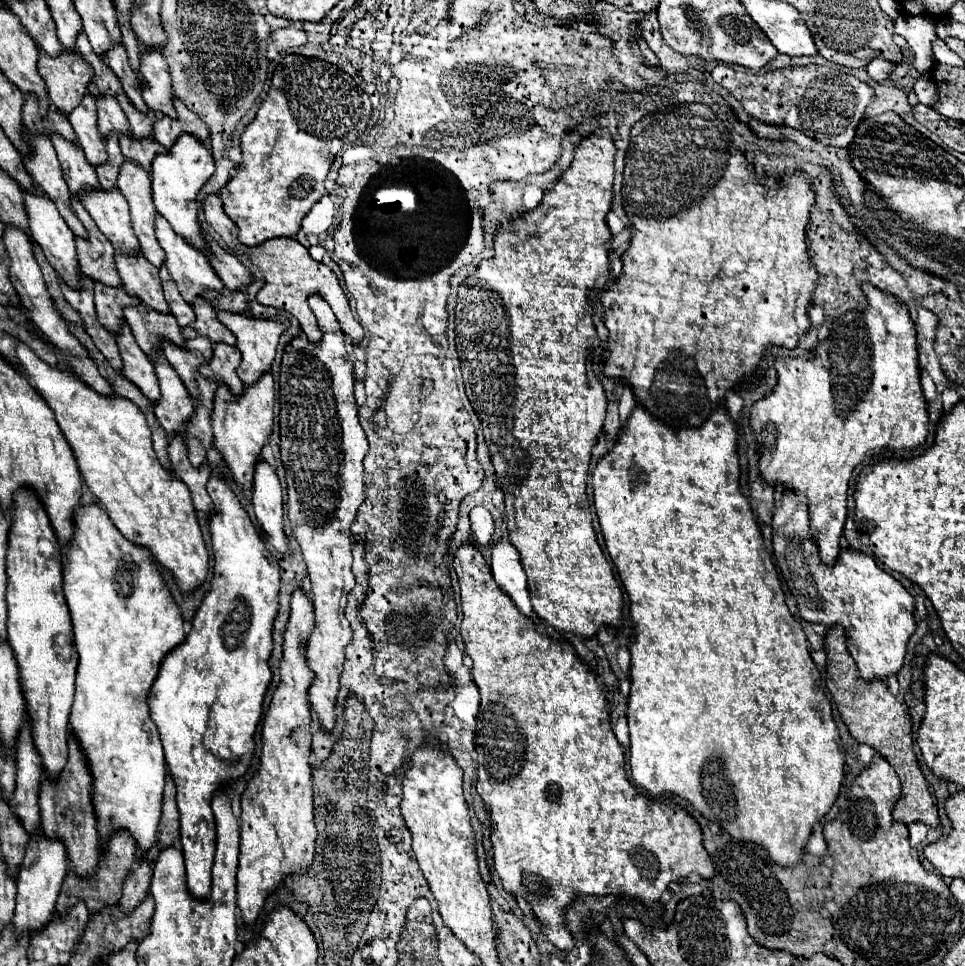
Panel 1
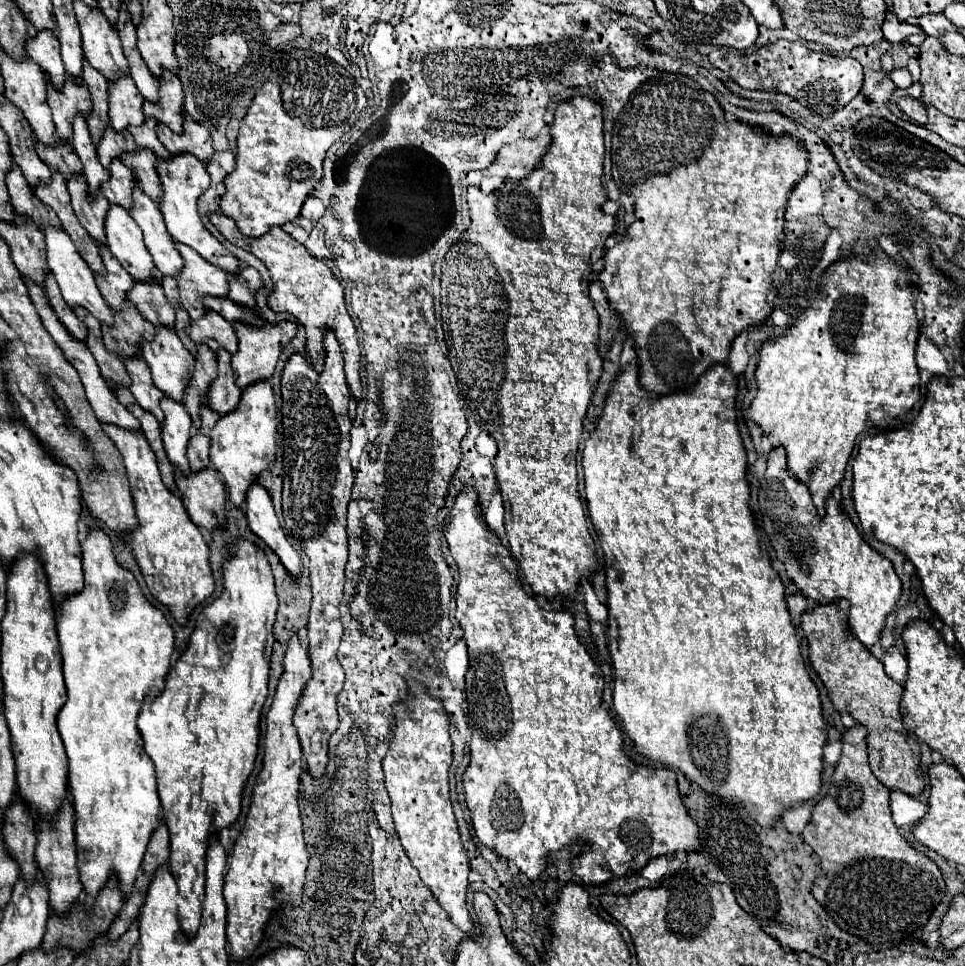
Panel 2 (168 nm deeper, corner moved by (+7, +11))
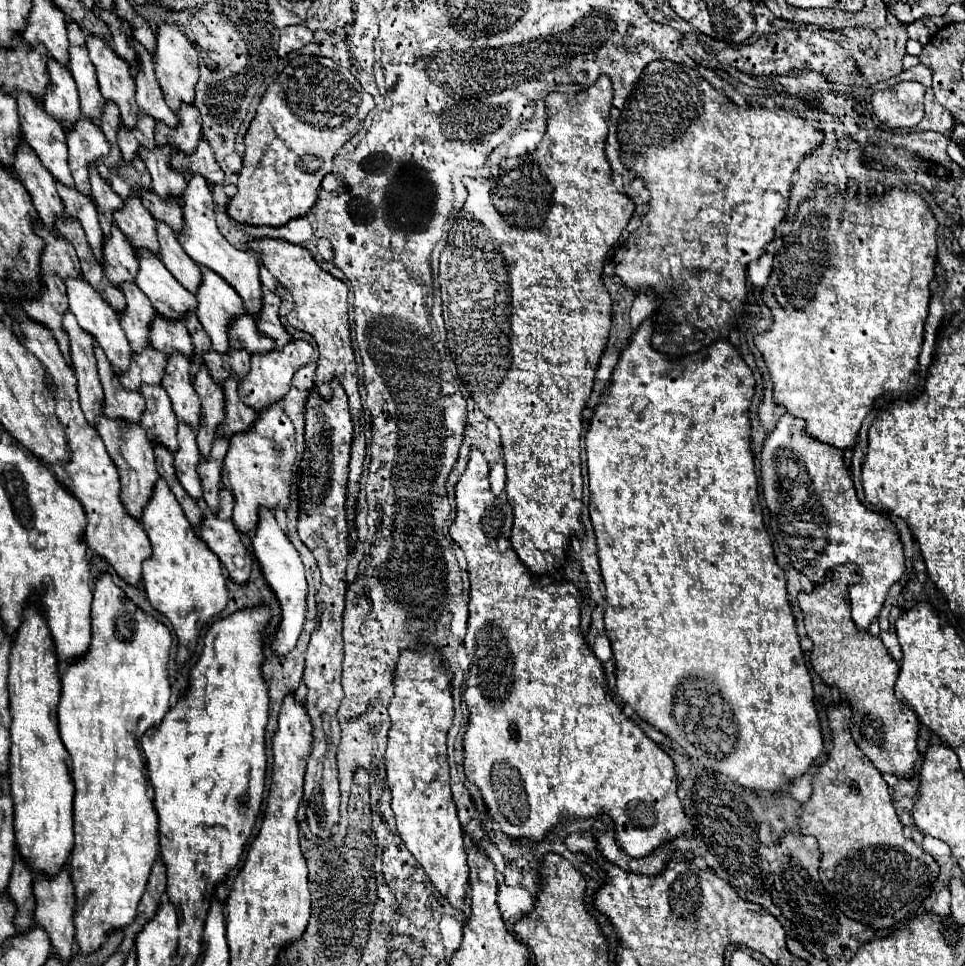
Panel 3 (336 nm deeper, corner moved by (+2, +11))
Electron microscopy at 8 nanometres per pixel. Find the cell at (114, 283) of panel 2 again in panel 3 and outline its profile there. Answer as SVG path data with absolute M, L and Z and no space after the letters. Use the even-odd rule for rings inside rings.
M124 283L122 291L126 295L126 313L122 315L120 323L132 353L140 353L150 345L150 325L156 313L150 299L134 283Z

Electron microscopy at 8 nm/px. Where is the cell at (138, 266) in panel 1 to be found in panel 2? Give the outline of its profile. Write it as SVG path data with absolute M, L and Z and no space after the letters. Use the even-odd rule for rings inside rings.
M135 281L133 289L127 293L127 299L141 309L145 319L153 325L169 325L173 327L175 313L173 305L165 299L163 287L157 281Z

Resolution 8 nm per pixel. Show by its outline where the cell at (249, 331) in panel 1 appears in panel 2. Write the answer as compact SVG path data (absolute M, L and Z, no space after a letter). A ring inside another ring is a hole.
M279 321L279 323L271 323L271 325L263 325L263 327L253 327L253 325L247 325L247 323L233 323L235 327L235 333L237 333L237 339L239 339L239 351L233 355L233 373L235 373L235 381L237 381L237 387L247 387L255 381L261 381L261 379L269 379L275 371L275 363L279 359L279 353L281 353L281 347L295 335L297 331L297 325L291 323L291 321Z

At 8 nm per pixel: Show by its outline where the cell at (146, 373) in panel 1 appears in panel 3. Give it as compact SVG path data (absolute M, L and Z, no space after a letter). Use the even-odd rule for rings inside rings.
M142 385L140 393L146 399L146 411L142 415L142 429L154 445L164 445L170 451L178 449L176 427L178 421L174 417L170 397L162 385Z

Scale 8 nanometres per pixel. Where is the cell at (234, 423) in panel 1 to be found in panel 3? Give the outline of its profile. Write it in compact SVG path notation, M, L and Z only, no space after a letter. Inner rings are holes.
M274 405L274 409L266 409L266 413L260 413L254 429L250 429L246 437L234 437L234 441L230 441L230 449L222 467L222 483L234 497L236 505L232 521L242 535L248 535L258 525L260 507L270 511L278 507L284 511L290 509L294 461L294 425L278 405Z

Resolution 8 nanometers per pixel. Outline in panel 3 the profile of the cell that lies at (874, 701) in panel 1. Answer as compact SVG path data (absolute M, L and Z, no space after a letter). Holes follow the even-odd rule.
M838 565L826 573L826 579L810 593L800 591L798 603L804 613L808 637L814 641L810 655L814 671L828 683L846 693L852 719L850 731L860 751L876 765L880 773L910 777L918 759L916 737L918 717L912 709L900 703L894 695L894 681L898 677L898 663L886 651L882 639L870 631L856 629L850 617L848 587L860 581L858 565Z

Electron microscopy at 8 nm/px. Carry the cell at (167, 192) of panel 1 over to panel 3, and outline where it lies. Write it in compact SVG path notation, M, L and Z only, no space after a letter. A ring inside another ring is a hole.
M190 177L188 179L188 187L184 191L184 195L180 197L180 207L184 211L184 229L178 237L182 249L202 267L212 269L214 273L218 273L228 285L234 287L234 291L242 297L244 301L244 309L250 317L256 317L262 309L262 283L260 283L260 275L258 275L258 259L252 257L246 251L238 251L236 247L232 247L222 233L216 227L216 219L214 219L214 203L212 203L212 193L210 193L210 185L206 185L206 181L202 181L202 177Z

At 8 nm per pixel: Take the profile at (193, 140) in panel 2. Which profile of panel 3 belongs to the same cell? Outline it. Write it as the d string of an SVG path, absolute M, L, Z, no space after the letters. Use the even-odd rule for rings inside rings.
M200 141L198 149L194 155L184 155L184 153L172 153L170 165L174 171L180 171L186 177L192 175L202 175L208 183L218 185L224 181L224 171L214 159L214 151L210 149L208 141Z

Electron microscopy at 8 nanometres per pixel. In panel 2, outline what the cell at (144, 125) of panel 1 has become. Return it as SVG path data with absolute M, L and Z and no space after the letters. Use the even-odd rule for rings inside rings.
M145 119L145 123L141 127L129 127L129 133L133 135L137 147L147 147L147 149L153 149L153 153L157 157L169 157L169 151L165 149L165 145L159 143L157 135L155 135L155 127L157 127L157 121L149 121Z

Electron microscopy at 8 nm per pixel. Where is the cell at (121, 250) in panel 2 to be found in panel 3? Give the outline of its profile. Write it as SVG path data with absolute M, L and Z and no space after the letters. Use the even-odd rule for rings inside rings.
M140 253L138 261L140 271L136 275L136 285L152 301L156 313L168 321L184 321L186 313L198 307L196 295L178 285L164 263L152 253Z

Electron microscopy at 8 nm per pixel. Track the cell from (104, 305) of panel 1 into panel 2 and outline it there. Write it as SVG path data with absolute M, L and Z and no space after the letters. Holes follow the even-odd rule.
M125 299L121 311L113 313L113 325L101 323L103 343L109 351L127 359L139 351L141 339L153 339L155 327L139 313L139 309Z

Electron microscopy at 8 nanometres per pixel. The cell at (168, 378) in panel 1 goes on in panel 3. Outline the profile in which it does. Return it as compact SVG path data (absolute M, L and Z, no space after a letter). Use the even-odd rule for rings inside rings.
M178 425L178 443L180 449L174 453L174 467L176 467L176 475L182 483L182 487L186 489L186 493L192 499L202 499L202 485L200 485L200 477L198 477L198 461L200 461L200 453L196 447L196 431L190 429L188 425Z

